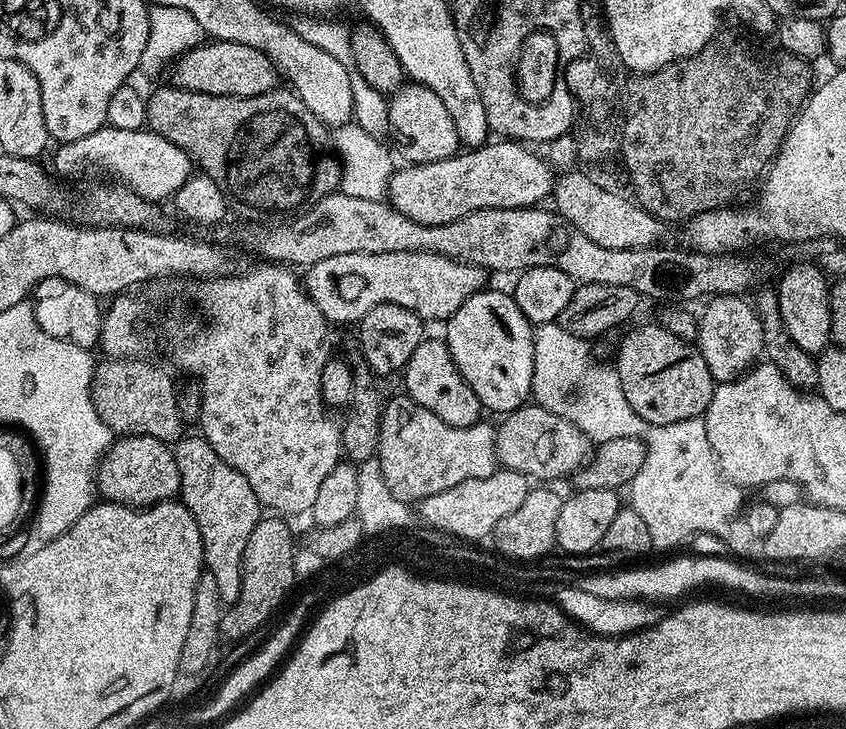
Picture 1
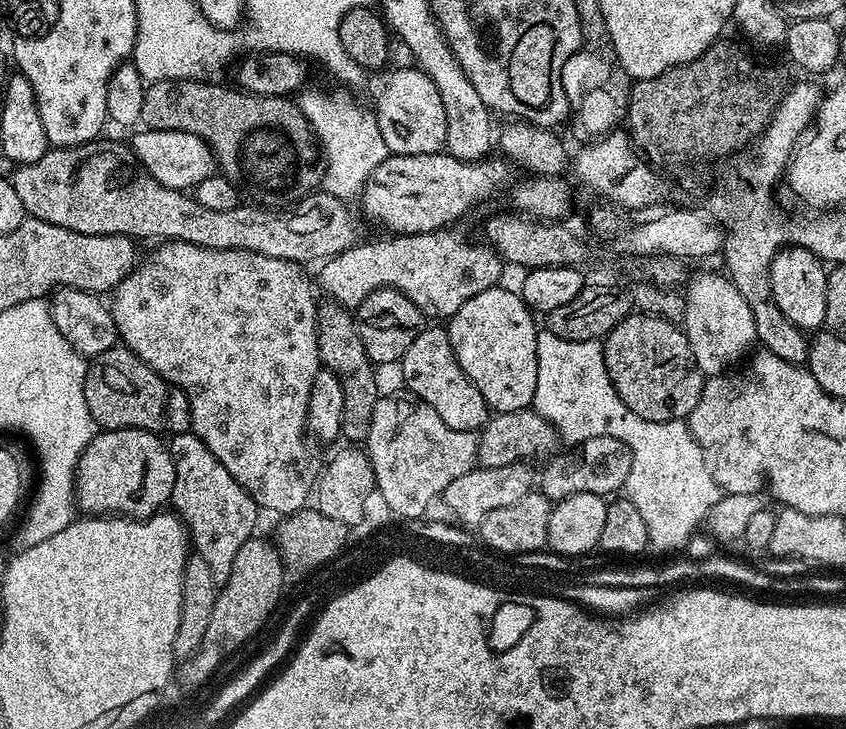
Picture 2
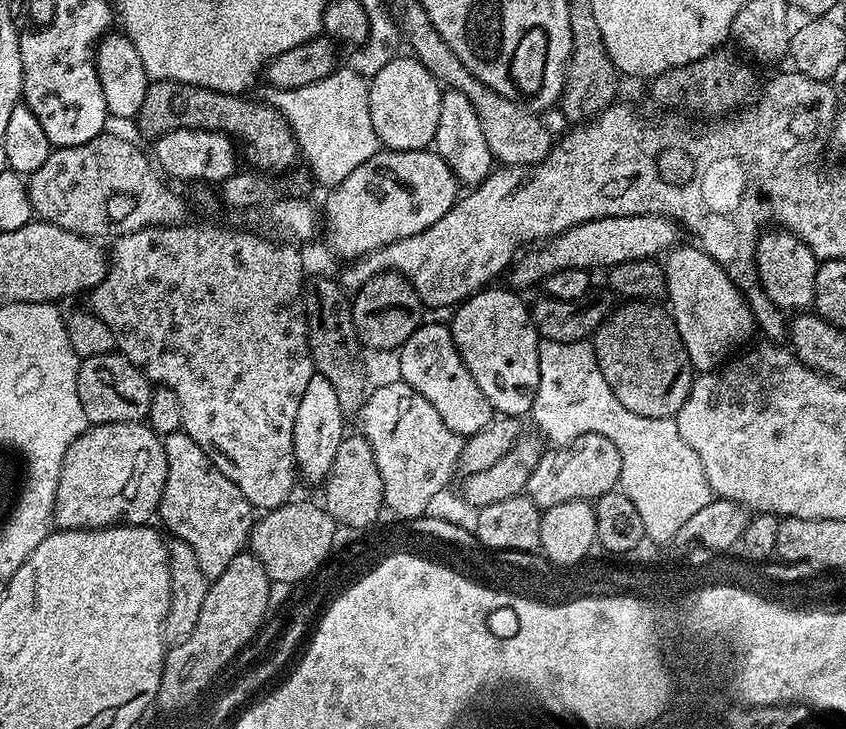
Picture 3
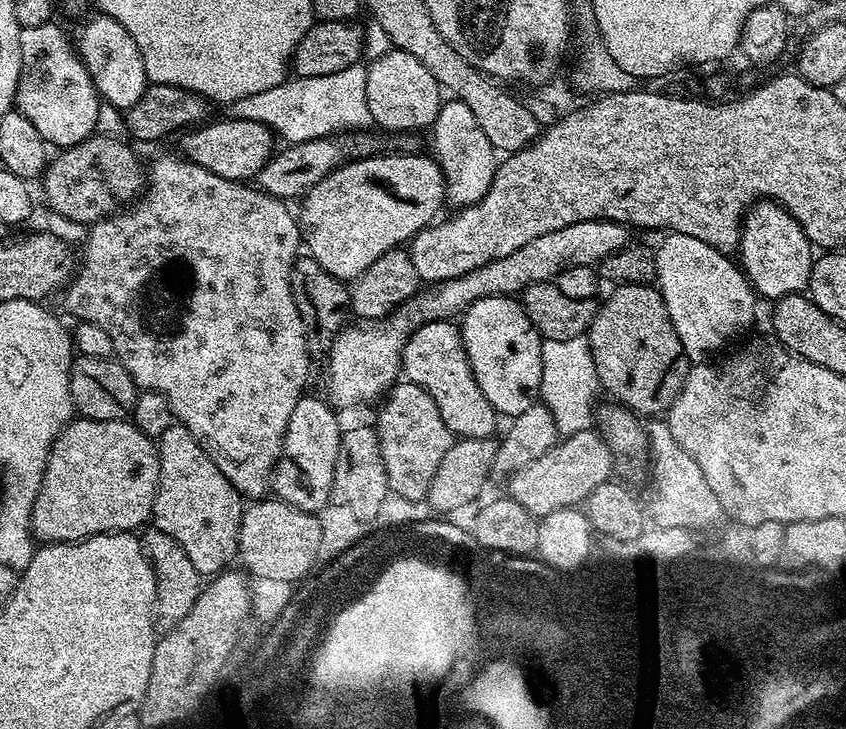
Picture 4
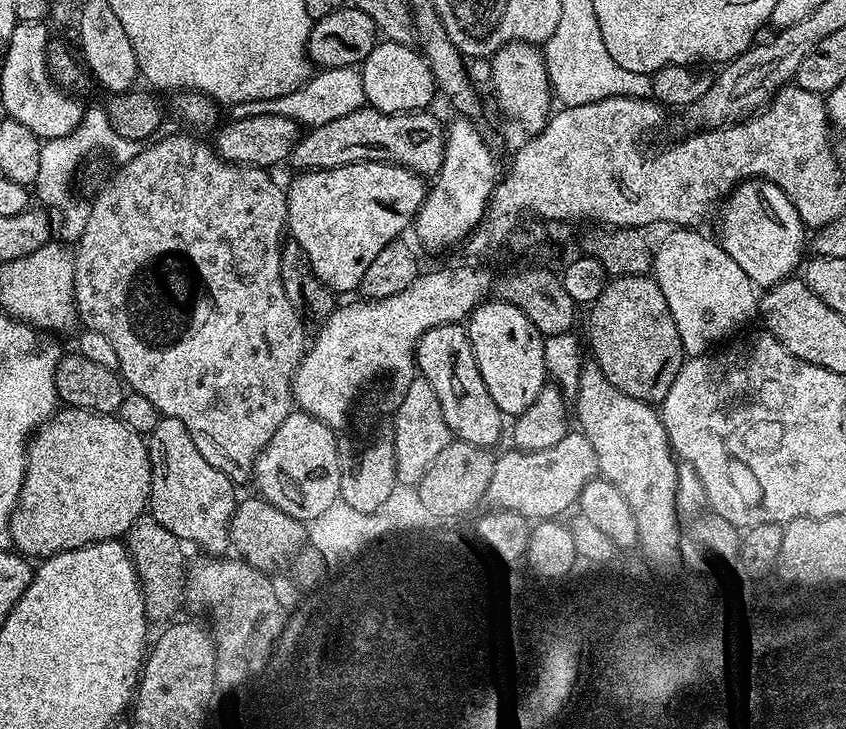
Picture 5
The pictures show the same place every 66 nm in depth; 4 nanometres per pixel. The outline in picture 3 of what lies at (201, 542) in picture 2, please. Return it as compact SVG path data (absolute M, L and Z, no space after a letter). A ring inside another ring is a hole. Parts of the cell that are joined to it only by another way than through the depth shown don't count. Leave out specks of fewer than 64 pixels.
M183 430L163 437L166 450L168 473L166 486L160 499L158 520L161 520L173 533L175 539L186 542L202 566L209 582L216 580L239 552L249 547L254 527L254 509L250 502L218 470L218 466L208 457L206 450L194 442Z

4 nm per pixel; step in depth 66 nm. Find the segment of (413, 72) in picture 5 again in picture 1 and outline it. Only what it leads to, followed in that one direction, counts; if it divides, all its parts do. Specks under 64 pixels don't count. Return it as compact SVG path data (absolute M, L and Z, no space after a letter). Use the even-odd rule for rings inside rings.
M415 82L405 83L403 87L400 87L398 91L393 92L388 101L388 114L390 118L390 126L392 127L390 140L393 140L396 143L394 145L395 151L398 153L400 151L401 161L407 162L408 164L425 164L426 162L442 162L446 158L457 155L461 151L462 141L458 130L454 126L454 118L450 118L450 110L446 110L446 105L442 103L442 98L438 98L438 94L434 94L434 90L430 90L425 84L418 84Z

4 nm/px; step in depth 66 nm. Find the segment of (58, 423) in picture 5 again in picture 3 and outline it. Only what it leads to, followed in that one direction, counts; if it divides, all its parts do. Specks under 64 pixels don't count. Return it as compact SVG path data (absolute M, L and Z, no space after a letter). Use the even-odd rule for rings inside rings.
M147 423L93 424L66 450L56 491L57 529L111 528L121 524L147 525L157 515L166 486L164 441Z

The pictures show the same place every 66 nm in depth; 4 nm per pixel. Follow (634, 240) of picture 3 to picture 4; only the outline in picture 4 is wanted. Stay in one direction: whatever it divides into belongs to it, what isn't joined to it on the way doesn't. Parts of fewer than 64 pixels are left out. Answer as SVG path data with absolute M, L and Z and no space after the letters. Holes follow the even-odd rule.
M579 220L574 222L574 226L562 226L562 230L547 232L542 234L542 238L533 238L531 242L526 242L526 246L514 250L514 254L506 254L506 258L498 258L478 270L470 270L470 274L443 280L428 290L432 292L417 292L392 315L375 321L371 326L346 326L337 334L328 351L323 395L337 410L364 404L375 396L383 397L401 379L404 347L415 328L427 320L452 320L459 317L471 304L482 298L515 297L532 284L555 281L556 275L562 270L570 270L570 266L599 265L606 257L629 247L628 232L629 225L613 220Z

